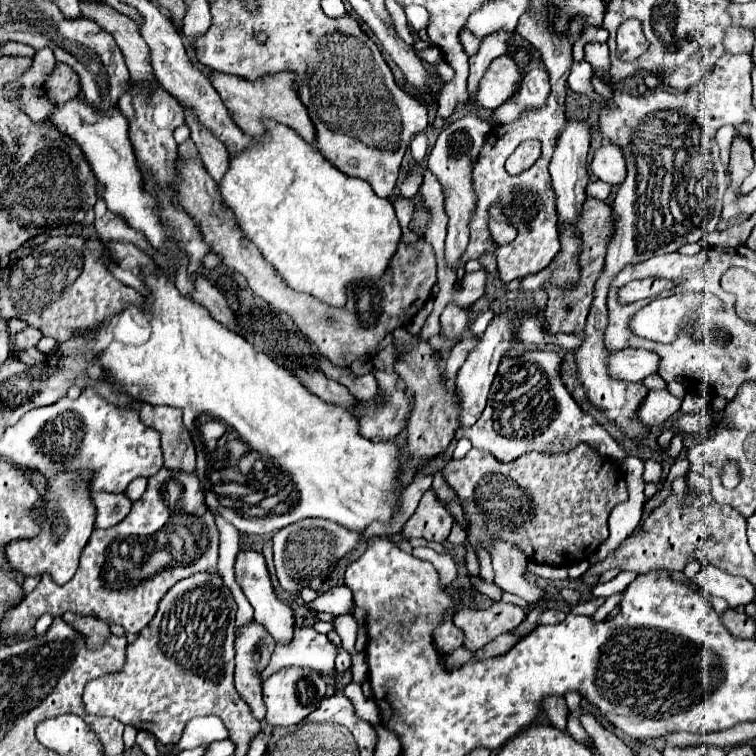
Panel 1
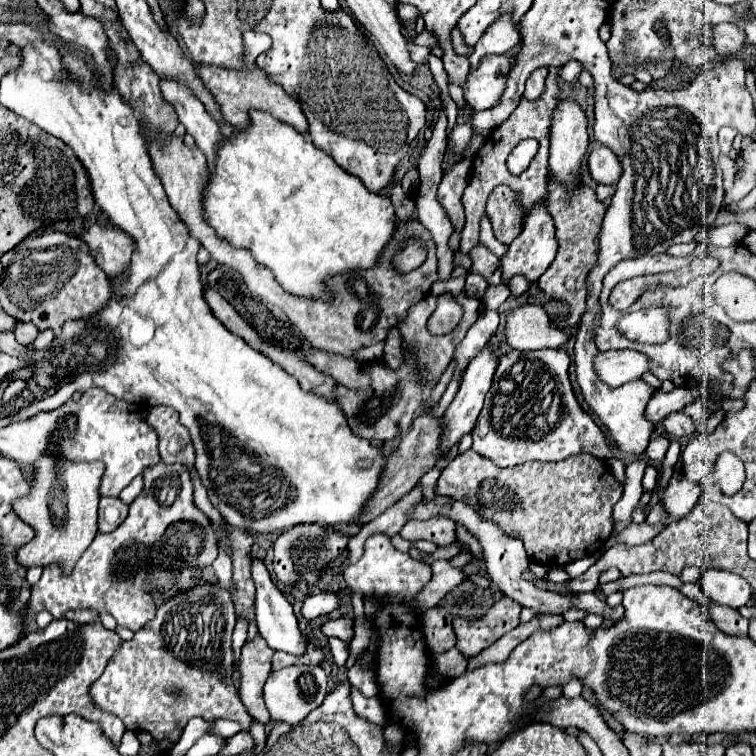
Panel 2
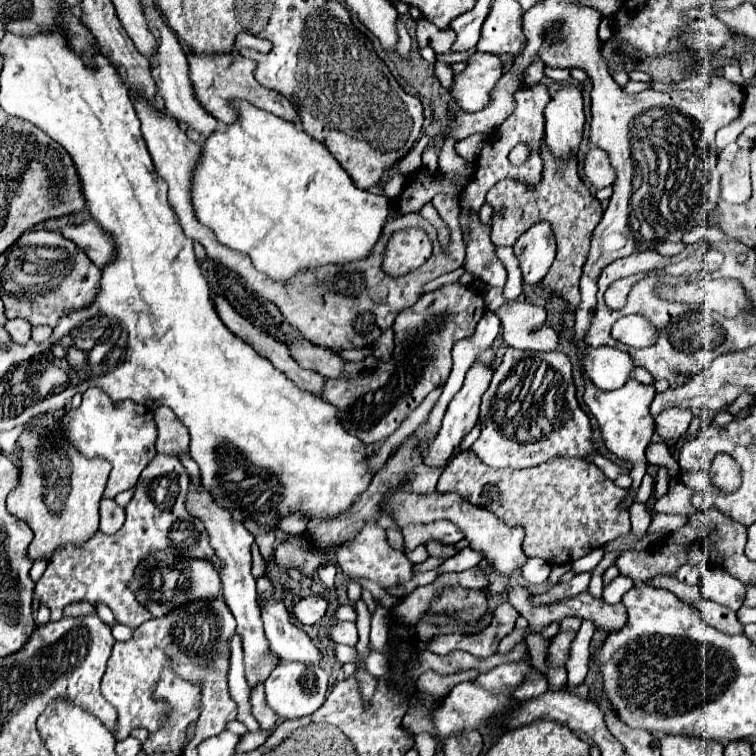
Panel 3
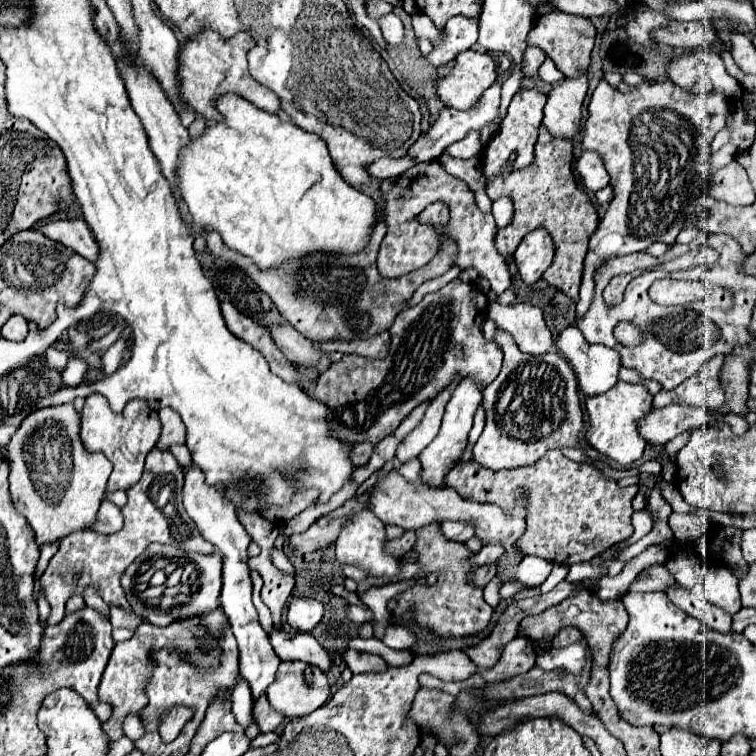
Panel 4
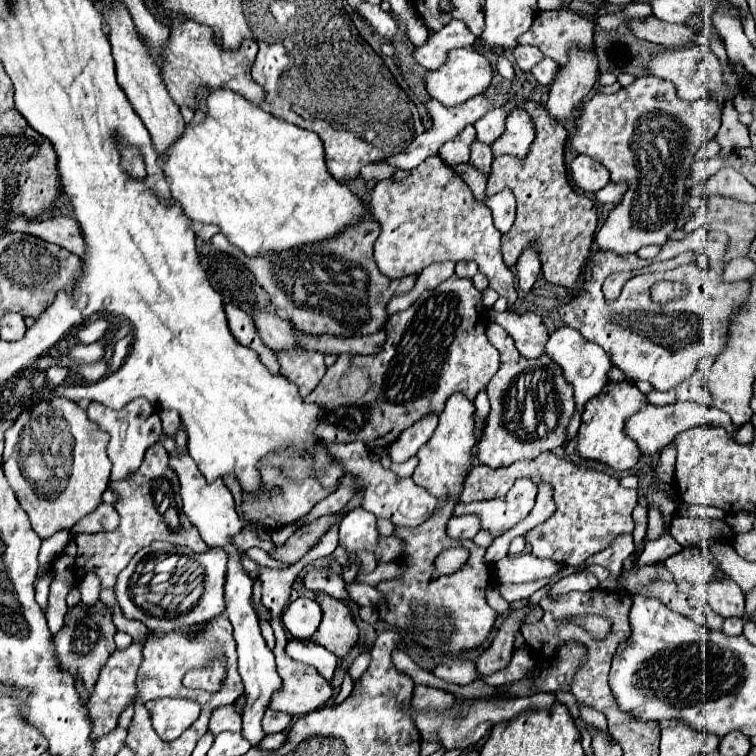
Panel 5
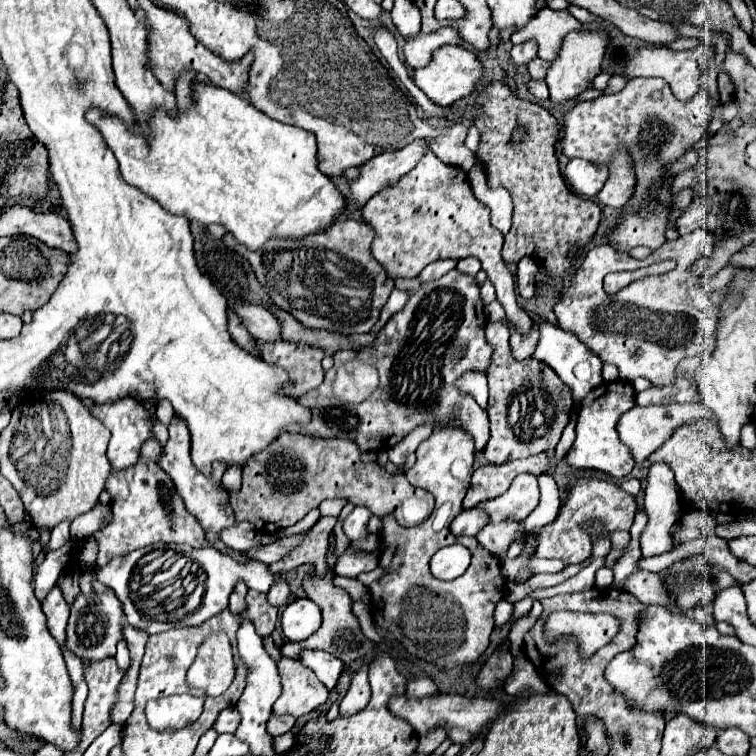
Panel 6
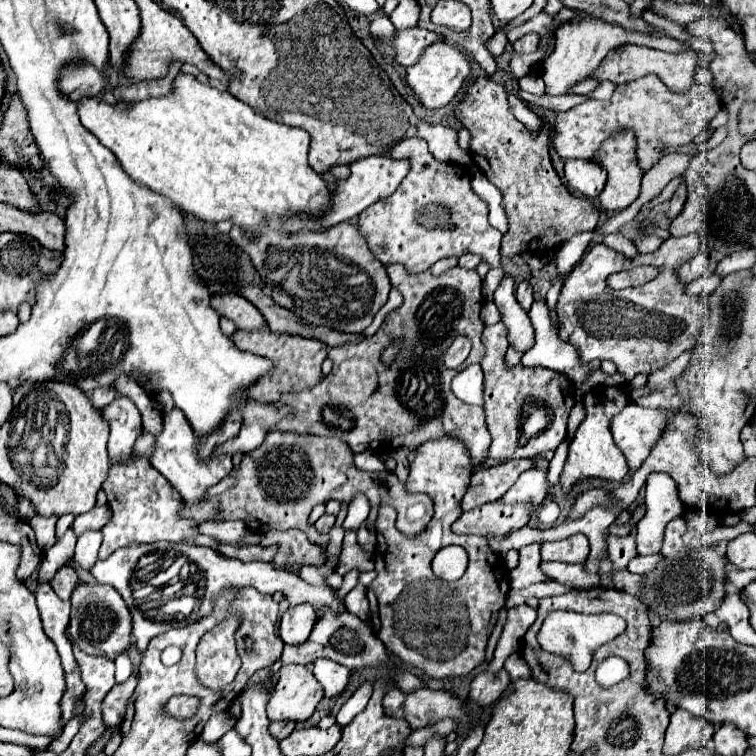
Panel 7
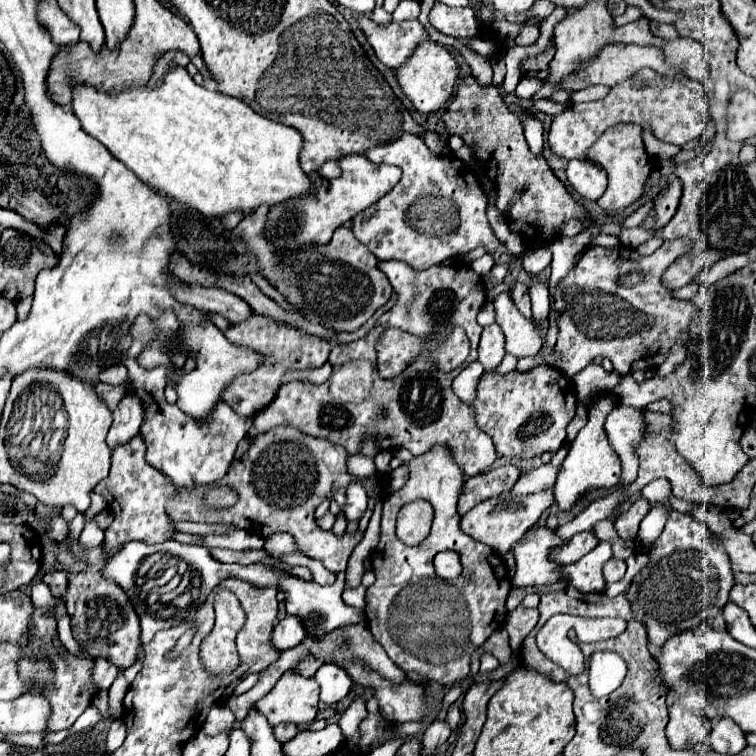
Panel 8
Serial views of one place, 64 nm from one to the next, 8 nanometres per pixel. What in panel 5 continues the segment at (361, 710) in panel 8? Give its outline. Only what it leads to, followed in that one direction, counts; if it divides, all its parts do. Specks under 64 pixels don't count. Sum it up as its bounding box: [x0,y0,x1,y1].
[350,651,372,682]

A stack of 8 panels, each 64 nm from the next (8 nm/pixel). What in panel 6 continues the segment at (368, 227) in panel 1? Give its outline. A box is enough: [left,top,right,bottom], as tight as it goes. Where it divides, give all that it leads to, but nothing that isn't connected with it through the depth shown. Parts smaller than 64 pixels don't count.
[86,84,348,252]

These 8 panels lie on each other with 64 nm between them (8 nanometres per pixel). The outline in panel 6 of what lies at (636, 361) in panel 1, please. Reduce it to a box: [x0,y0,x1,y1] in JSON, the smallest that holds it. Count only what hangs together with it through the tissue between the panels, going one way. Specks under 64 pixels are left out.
[532,318,602,460]

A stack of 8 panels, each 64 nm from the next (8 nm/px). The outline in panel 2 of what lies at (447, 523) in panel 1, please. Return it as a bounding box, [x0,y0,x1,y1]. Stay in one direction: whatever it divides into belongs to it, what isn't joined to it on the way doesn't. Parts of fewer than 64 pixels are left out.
[400,516,456,546]

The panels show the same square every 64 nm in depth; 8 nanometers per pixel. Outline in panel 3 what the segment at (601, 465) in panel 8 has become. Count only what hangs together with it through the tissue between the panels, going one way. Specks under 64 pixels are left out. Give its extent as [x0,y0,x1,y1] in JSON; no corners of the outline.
[582,368,656,462]

